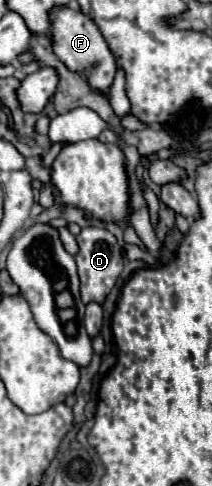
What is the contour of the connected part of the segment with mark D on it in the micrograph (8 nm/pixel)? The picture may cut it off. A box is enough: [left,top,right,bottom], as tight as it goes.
[77,227,123,303]

